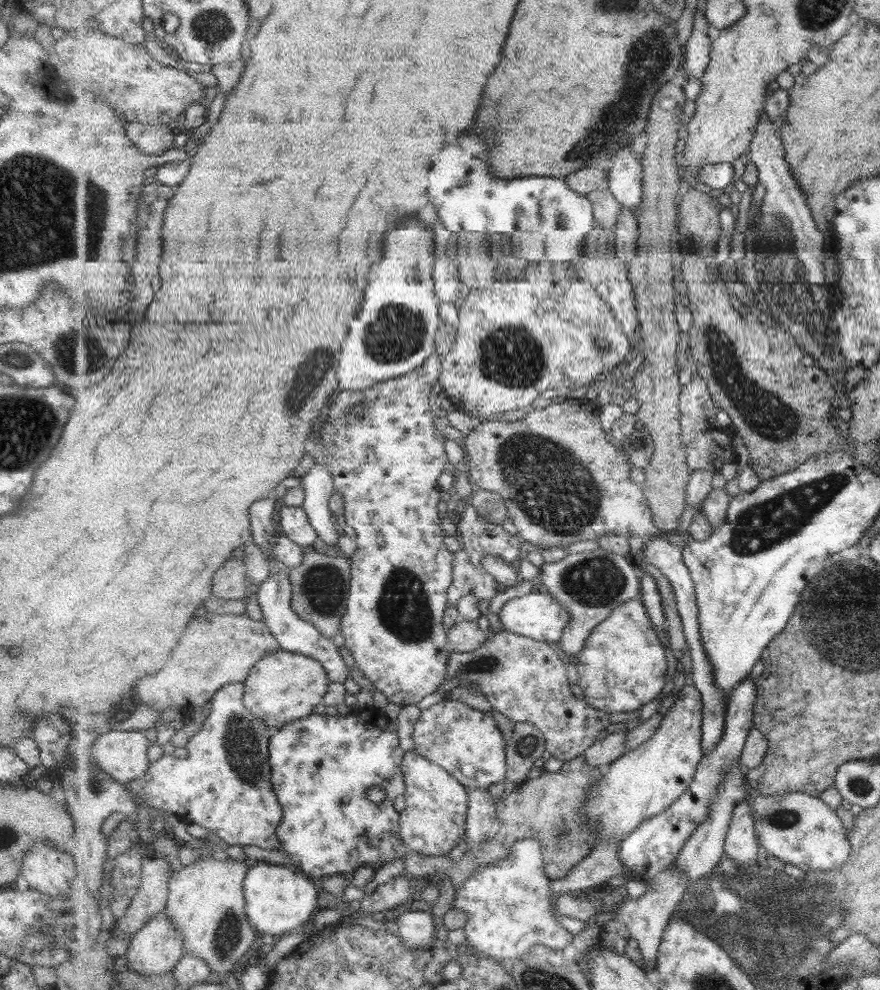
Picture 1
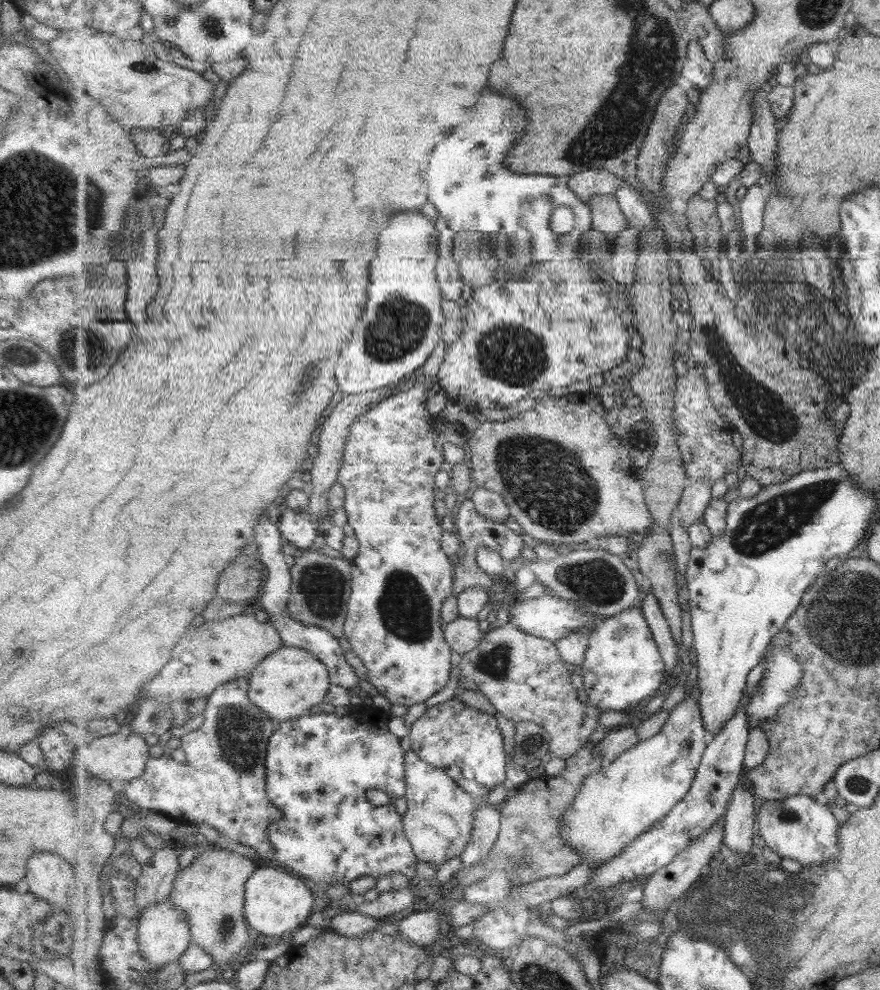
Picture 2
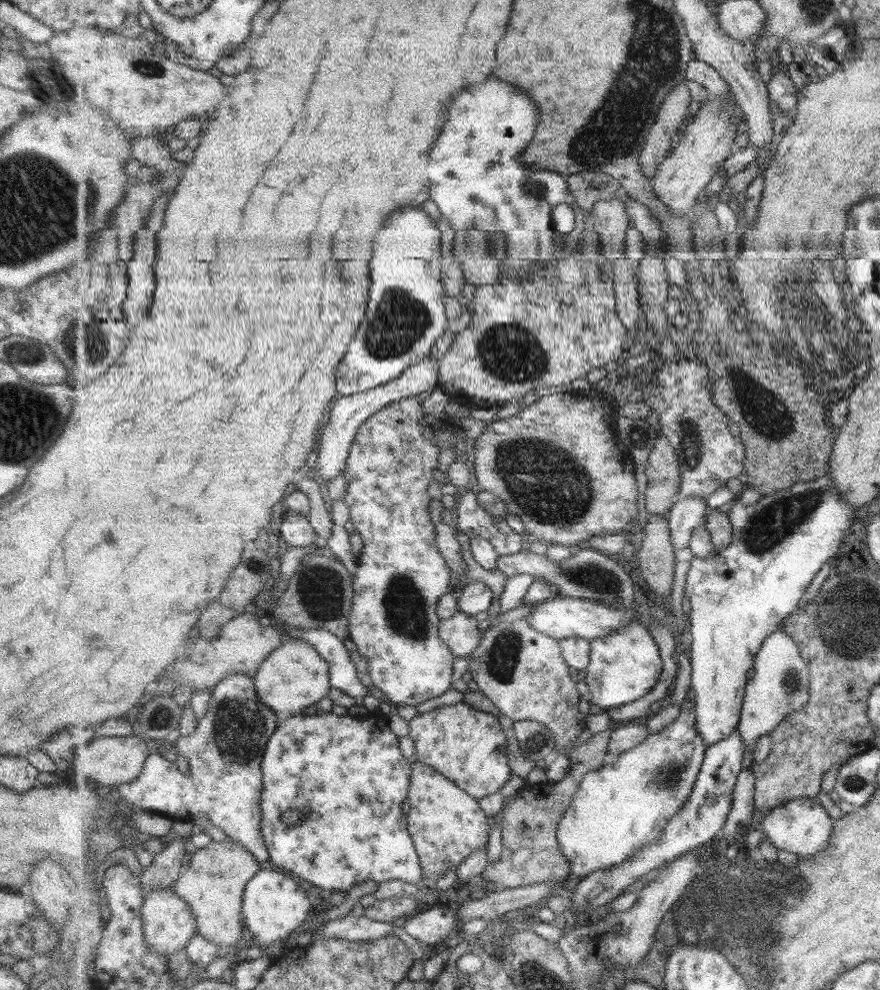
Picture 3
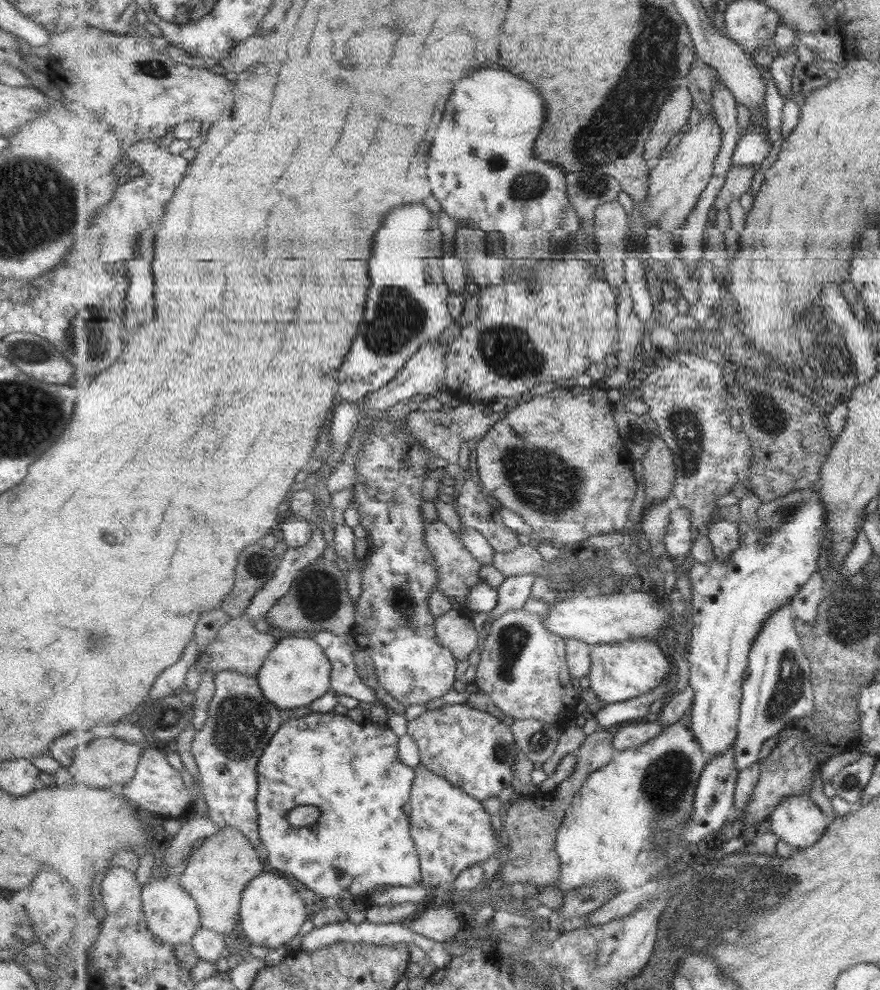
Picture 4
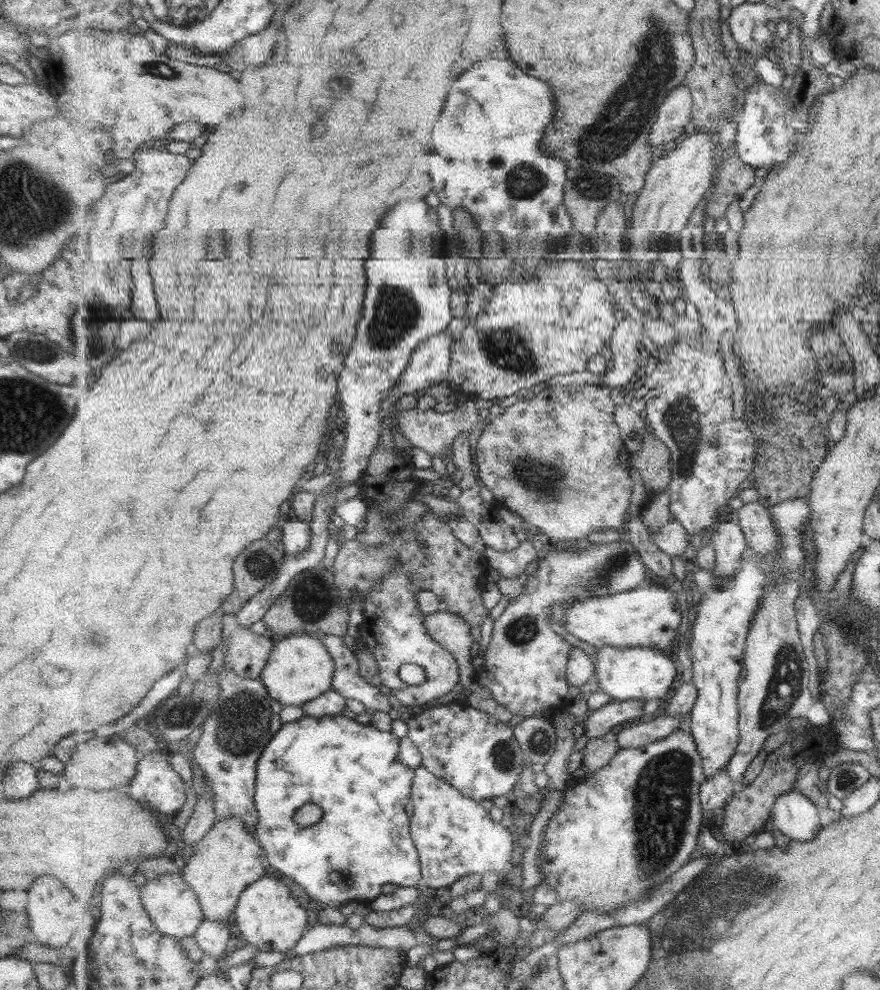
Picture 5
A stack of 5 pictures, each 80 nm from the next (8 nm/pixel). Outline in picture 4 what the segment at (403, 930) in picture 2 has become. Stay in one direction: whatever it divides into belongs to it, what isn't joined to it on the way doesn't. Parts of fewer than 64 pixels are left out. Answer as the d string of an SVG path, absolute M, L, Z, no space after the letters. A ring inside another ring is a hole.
M446 906L427 909L407 924L416 933L429 938L435 937L442 943L451 943L452 934L463 927L463 922L455 916L455 910Z

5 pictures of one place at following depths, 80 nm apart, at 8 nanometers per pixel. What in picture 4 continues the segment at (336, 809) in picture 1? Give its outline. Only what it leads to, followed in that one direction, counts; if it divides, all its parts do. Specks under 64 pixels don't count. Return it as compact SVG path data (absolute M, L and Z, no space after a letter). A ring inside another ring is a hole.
M333 711L328 713L313 713L303 715L298 718L287 718L281 725L281 728L275 733L275 736L270 740L270 744L262 754L262 758L258 764L258 812L260 821L260 835L262 836L263 845L268 850L268 862L271 864L272 870L277 870L281 873L292 875L297 881L301 882L305 887L311 888L316 894L318 900L326 898L341 899L344 896L371 896L373 888L381 888L387 886L413 887L423 884L422 881L422 866L418 854L418 848L415 846L414 839L410 834L410 816L405 814L403 806L410 802L412 785L416 777L414 767L407 766L399 758L398 744L400 736L395 734L390 729L388 722L379 725L371 721L370 717L365 712L363 722L355 722L349 716L339 715ZM297 806L317 806L321 810L321 818L319 822L310 827L295 827L289 824L289 813Z

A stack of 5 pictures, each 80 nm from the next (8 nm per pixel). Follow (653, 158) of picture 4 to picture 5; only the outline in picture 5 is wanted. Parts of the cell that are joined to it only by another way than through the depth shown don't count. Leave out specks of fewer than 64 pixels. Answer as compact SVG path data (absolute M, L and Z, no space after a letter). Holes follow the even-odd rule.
M684 84L674 88L658 110L657 122L651 126L649 144L654 156L659 155L663 144L678 140L692 122L694 100L691 89Z

